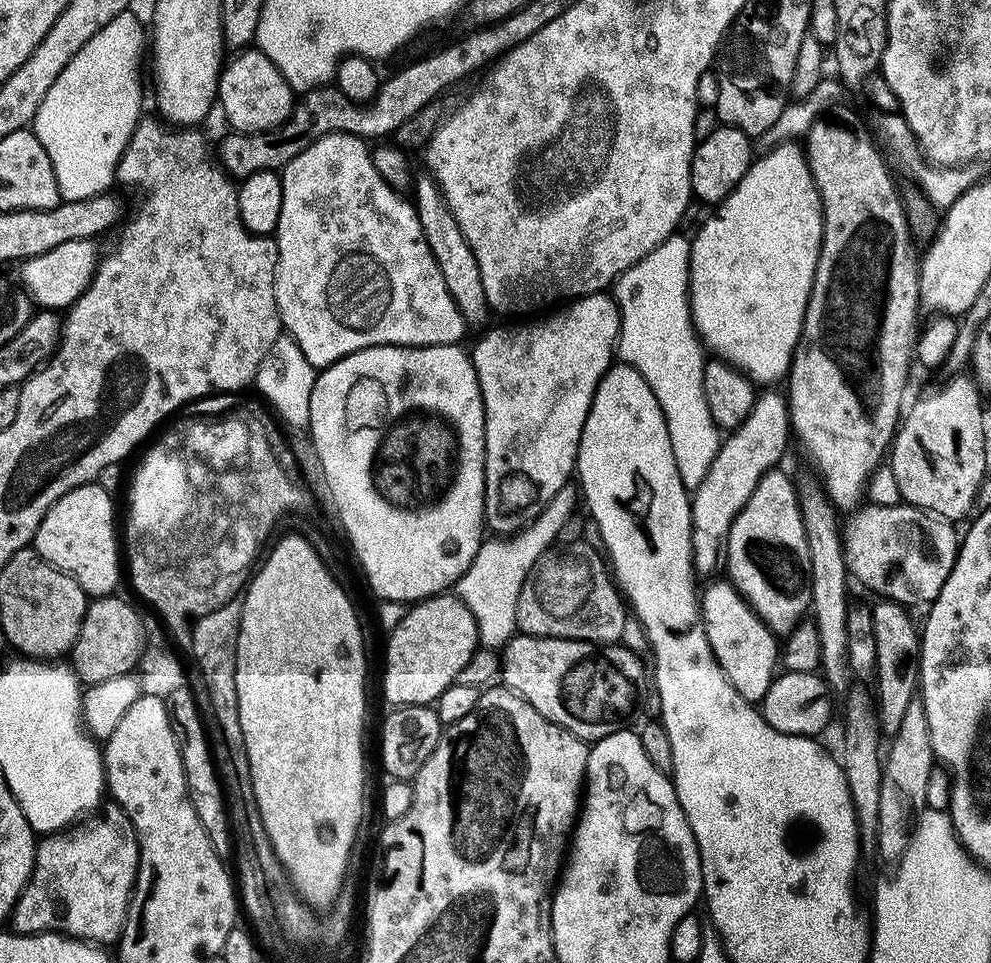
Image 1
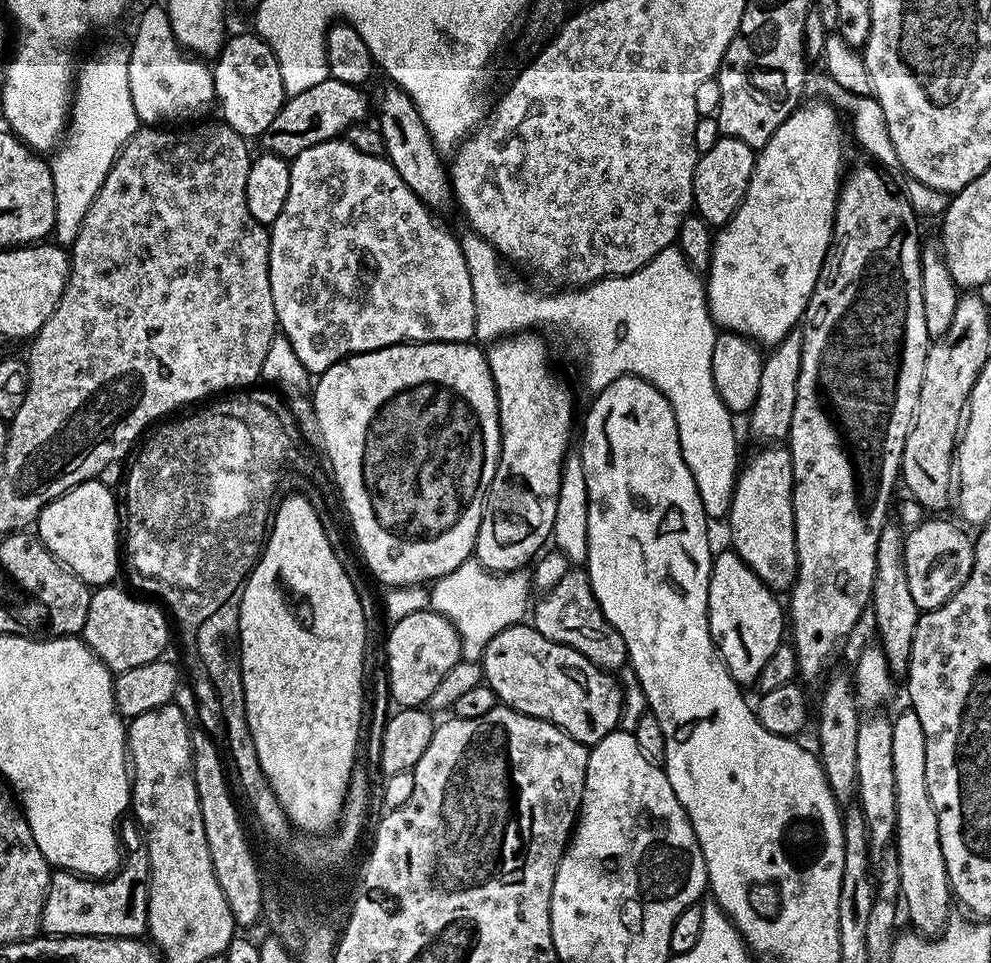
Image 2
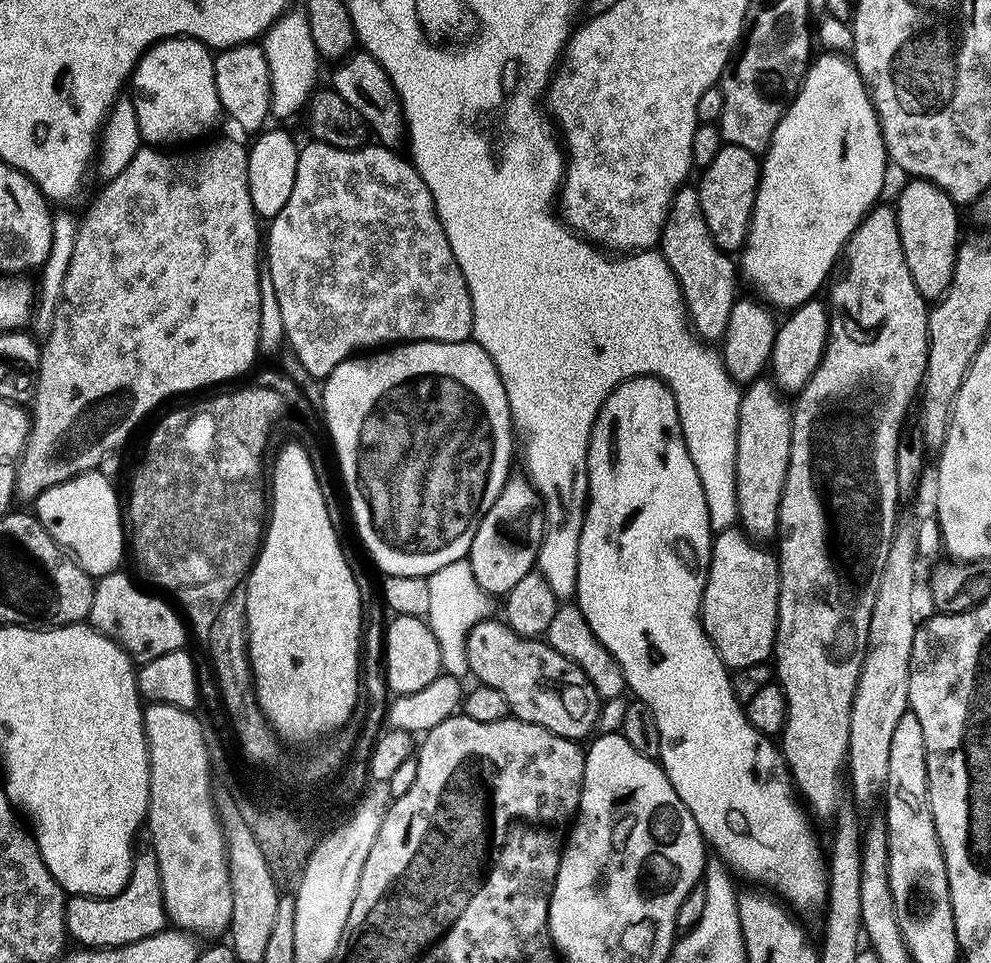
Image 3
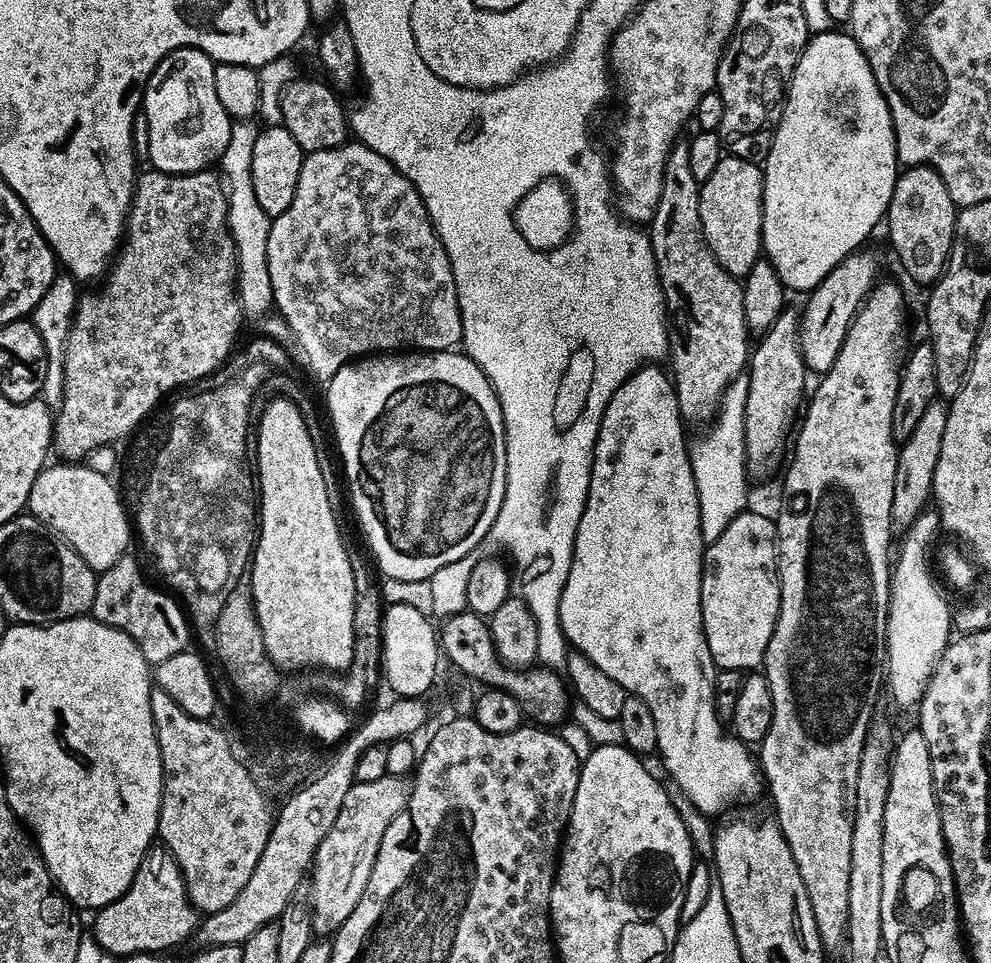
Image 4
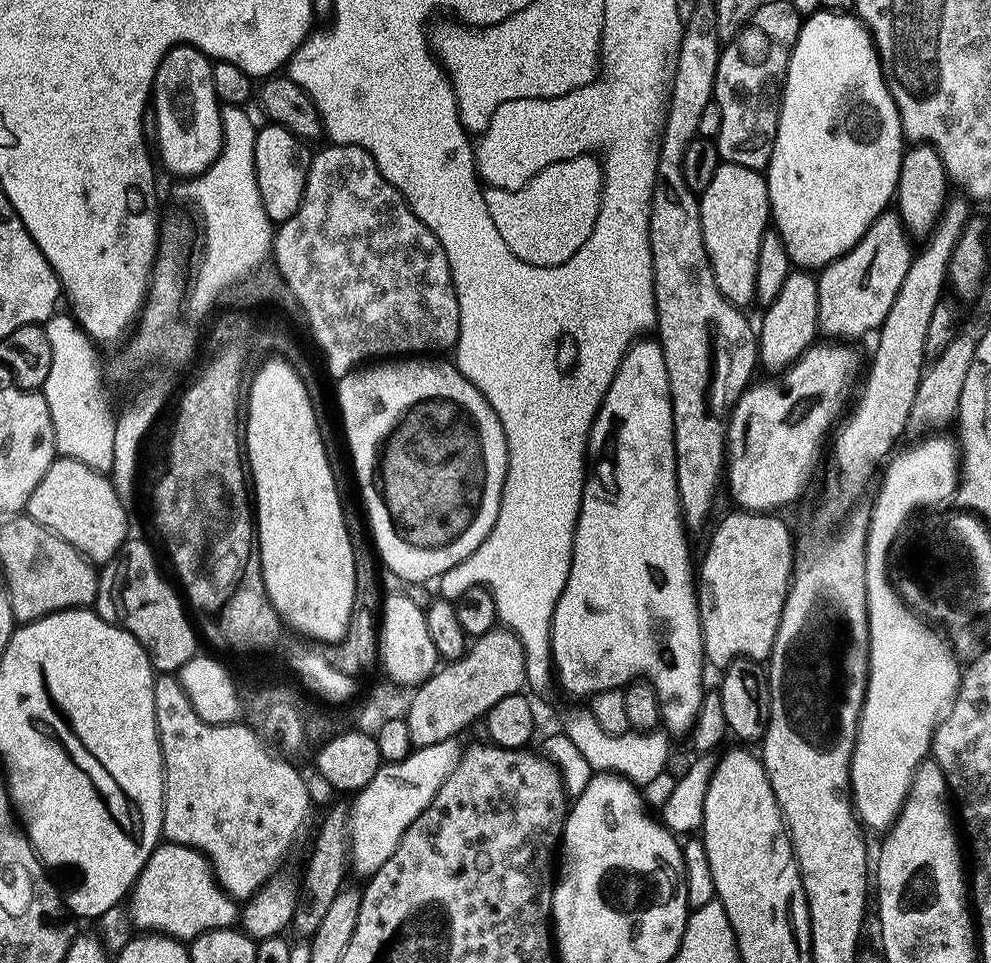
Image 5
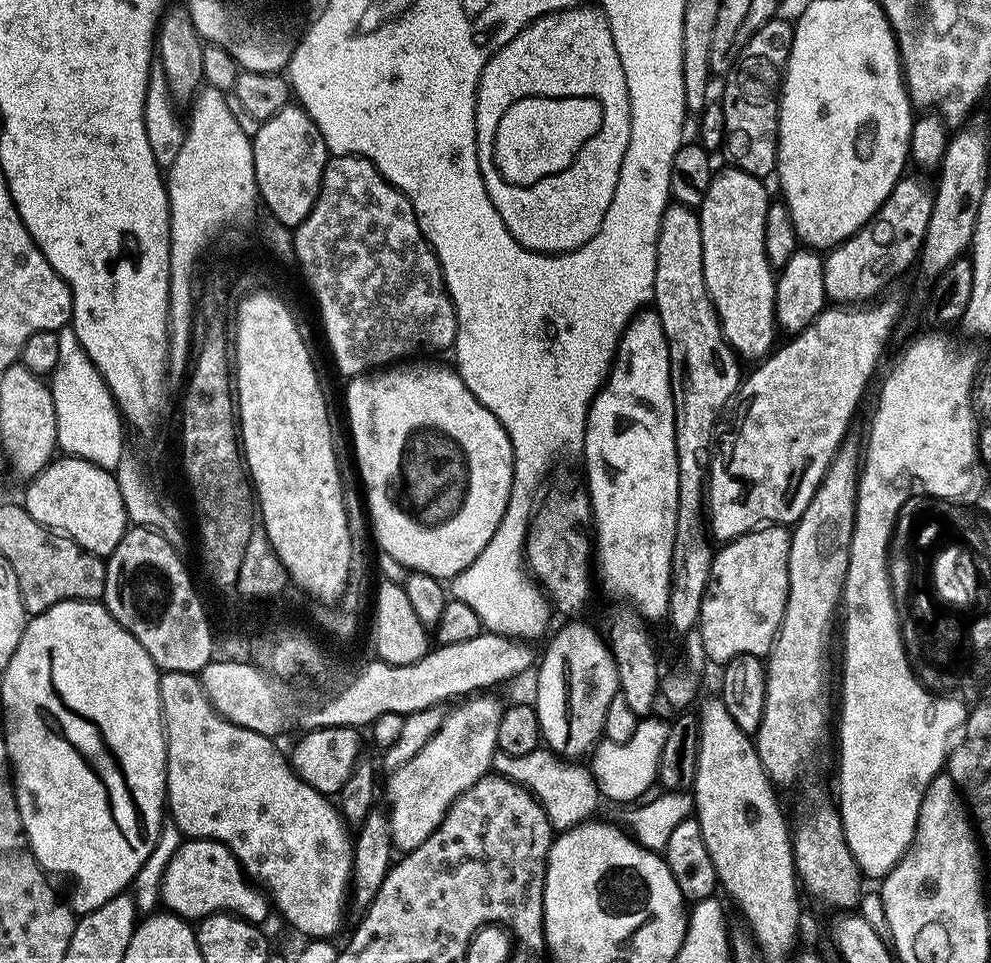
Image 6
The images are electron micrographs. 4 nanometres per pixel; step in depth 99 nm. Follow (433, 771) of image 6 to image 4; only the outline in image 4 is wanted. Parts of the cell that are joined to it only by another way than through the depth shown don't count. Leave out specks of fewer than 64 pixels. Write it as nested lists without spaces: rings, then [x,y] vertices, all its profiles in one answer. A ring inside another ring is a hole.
[[[386,775],[374,782],[357,782],[353,784],[350,794],[346,794],[346,802],[342,802],[342,810],[338,810],[338,818],[334,818],[334,826],[330,826],[330,834],[326,834],[326,838],[322,838],[310,869],[312,914],[317,933],[328,934],[339,928],[342,921],[354,910],[354,906],[358,906],[358,902],[366,890],[370,870],[374,870],[378,846],[382,846],[382,834],[386,834],[386,826],[390,826],[390,822],[394,822],[394,818],[408,803],[410,788],[407,783],[405,785],[404,783],[405,781],[401,777]]]

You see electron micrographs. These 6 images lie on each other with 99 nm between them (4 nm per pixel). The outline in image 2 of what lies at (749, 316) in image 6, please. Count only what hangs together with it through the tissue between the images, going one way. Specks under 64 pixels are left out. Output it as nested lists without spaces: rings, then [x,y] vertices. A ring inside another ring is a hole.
[[[721,136],[718,142],[714,142],[714,146],[710,146],[710,150],[699,153],[694,170],[694,182],[692,183],[692,203],[695,215],[706,221],[709,226],[727,224],[728,219],[738,210],[738,206],[750,186],[756,158],[757,153],[750,146],[746,146],[746,142],[738,142],[738,138],[730,138],[729,136]]]

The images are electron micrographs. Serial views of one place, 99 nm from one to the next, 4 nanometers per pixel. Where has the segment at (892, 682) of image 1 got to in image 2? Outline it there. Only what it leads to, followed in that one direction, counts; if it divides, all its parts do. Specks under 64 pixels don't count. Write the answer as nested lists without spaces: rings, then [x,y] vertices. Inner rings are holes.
[[[894,520],[885,521],[878,540],[878,554],[876,555],[875,582],[872,587],[870,610],[874,612],[874,620],[878,630],[878,640],[884,652],[888,668],[893,677],[902,678],[907,675],[909,658],[913,648],[914,630],[920,617],[920,611],[912,592],[908,587],[908,578],[904,566],[903,527]]]

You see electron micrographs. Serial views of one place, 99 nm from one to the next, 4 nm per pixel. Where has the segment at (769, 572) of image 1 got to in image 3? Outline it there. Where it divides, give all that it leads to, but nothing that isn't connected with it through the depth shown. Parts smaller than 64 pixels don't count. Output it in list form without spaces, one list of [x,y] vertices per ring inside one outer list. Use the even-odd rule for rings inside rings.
[[[771,379],[752,381],[743,389],[738,406],[738,430],[736,431],[736,505],[740,511],[738,524],[757,542],[768,542],[777,535],[780,527],[780,499],[784,494],[786,470],[792,449],[792,408],[784,400],[779,388]]]

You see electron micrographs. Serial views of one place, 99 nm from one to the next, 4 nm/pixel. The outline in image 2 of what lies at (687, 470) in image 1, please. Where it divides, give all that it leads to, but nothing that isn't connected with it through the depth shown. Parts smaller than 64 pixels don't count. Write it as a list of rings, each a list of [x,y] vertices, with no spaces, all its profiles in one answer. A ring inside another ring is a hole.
[[[461,235],[459,242],[470,270],[470,282],[474,286],[475,339],[495,342],[525,330],[561,328],[572,335],[572,348],[584,359],[584,380],[588,383],[589,393],[601,392],[610,386],[610,382],[623,376],[637,376],[650,381],[672,404],[674,422],[678,422],[682,458],[686,458],[686,466],[690,466],[690,474],[694,474],[698,494],[704,503],[704,513],[709,518],[727,517],[732,507],[732,490],[738,475],[736,428],[732,425],[734,416],[722,398],[718,398],[718,390],[714,390],[710,354],[714,354],[718,328],[709,315],[706,284],[701,277],[700,281],[698,277],[692,276],[696,275],[694,269],[680,253],[679,247],[662,250],[646,266],[634,270],[628,276],[605,276],[579,290],[556,290],[553,296],[543,296],[516,280],[507,280],[501,257],[481,236],[467,235]]]

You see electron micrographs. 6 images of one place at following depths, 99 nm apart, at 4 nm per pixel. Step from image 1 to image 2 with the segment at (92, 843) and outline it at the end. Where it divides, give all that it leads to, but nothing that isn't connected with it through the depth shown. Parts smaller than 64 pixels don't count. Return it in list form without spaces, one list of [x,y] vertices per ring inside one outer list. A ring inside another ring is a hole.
[[[135,827],[123,829],[127,853],[122,867],[107,878],[77,876],[56,870],[42,906],[40,927],[49,936],[130,936],[140,938],[148,931],[148,849]]]

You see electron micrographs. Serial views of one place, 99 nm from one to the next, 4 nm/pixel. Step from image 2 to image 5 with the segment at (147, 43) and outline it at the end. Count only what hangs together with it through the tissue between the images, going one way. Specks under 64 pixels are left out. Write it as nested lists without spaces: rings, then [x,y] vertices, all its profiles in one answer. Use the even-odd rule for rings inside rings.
[[[177,46],[162,58],[152,84],[150,112],[156,115],[154,148],[159,163],[161,160],[165,170],[179,178],[203,174],[223,148],[222,105],[214,90],[212,66],[213,61],[199,48]]]

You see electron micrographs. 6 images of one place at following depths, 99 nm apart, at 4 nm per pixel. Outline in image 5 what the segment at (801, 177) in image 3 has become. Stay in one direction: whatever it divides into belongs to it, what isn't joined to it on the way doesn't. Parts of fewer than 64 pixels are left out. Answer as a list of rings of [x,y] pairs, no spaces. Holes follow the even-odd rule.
[[[817,10],[800,25],[796,45],[788,58],[790,74],[784,78],[784,91],[780,101],[780,121],[776,137],[772,143],[772,157],[766,169],[768,182],[768,207],[770,220],[775,231],[780,233],[782,242],[790,254],[793,265],[800,270],[819,270],[832,260],[846,254],[864,237],[868,227],[893,203],[896,183],[900,173],[900,163],[906,151],[906,141],[898,106],[890,94],[880,69],[880,59],[876,53],[876,44],[862,21],[847,11]]]

